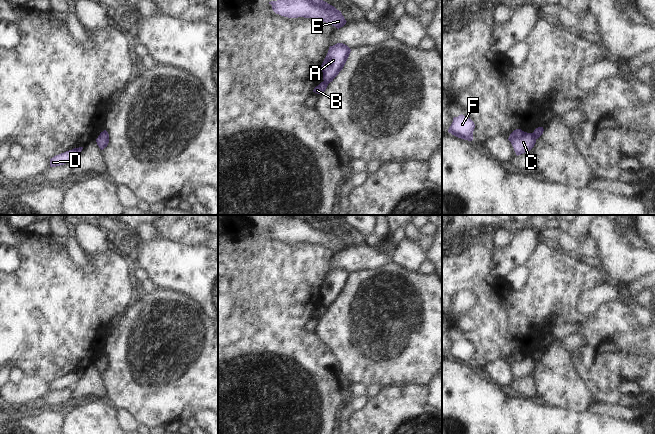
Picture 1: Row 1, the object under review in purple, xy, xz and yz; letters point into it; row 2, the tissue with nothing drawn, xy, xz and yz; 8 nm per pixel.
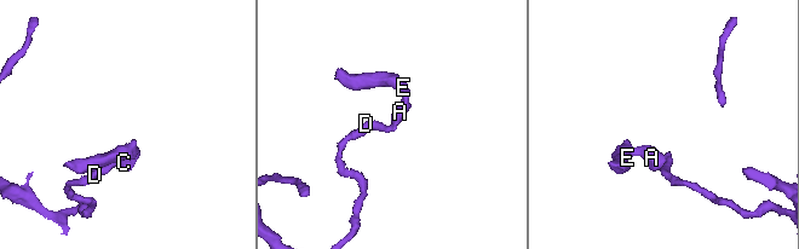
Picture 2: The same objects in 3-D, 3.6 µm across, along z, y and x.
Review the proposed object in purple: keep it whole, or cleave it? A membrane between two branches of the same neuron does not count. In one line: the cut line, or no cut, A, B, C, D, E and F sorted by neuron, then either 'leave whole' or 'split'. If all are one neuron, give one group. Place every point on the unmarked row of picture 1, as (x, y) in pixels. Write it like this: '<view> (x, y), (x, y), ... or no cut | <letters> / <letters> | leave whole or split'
yz (531, 357), (536, 362) | A C E F / B D | split

